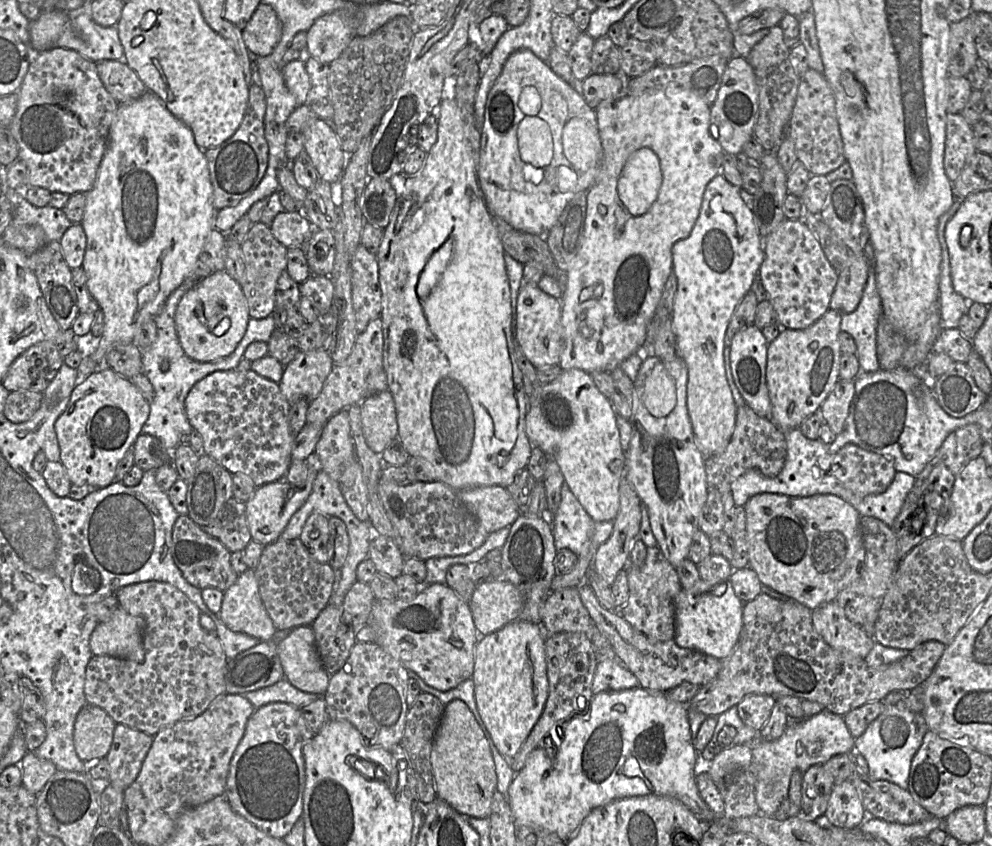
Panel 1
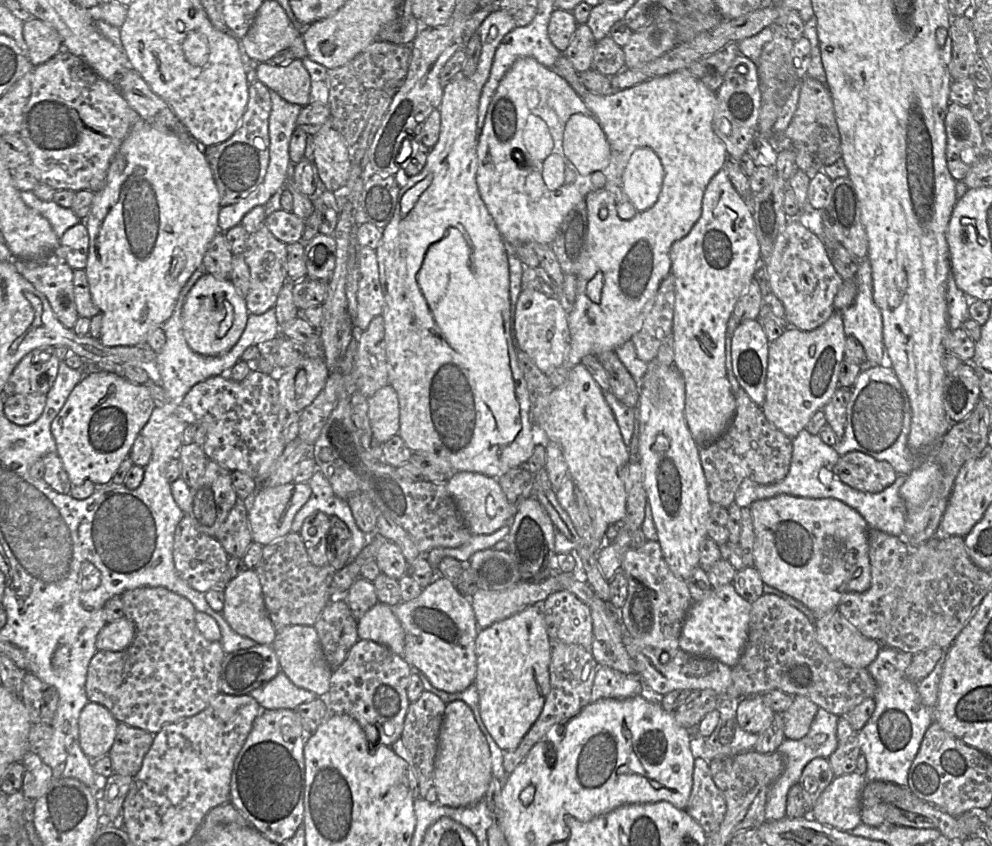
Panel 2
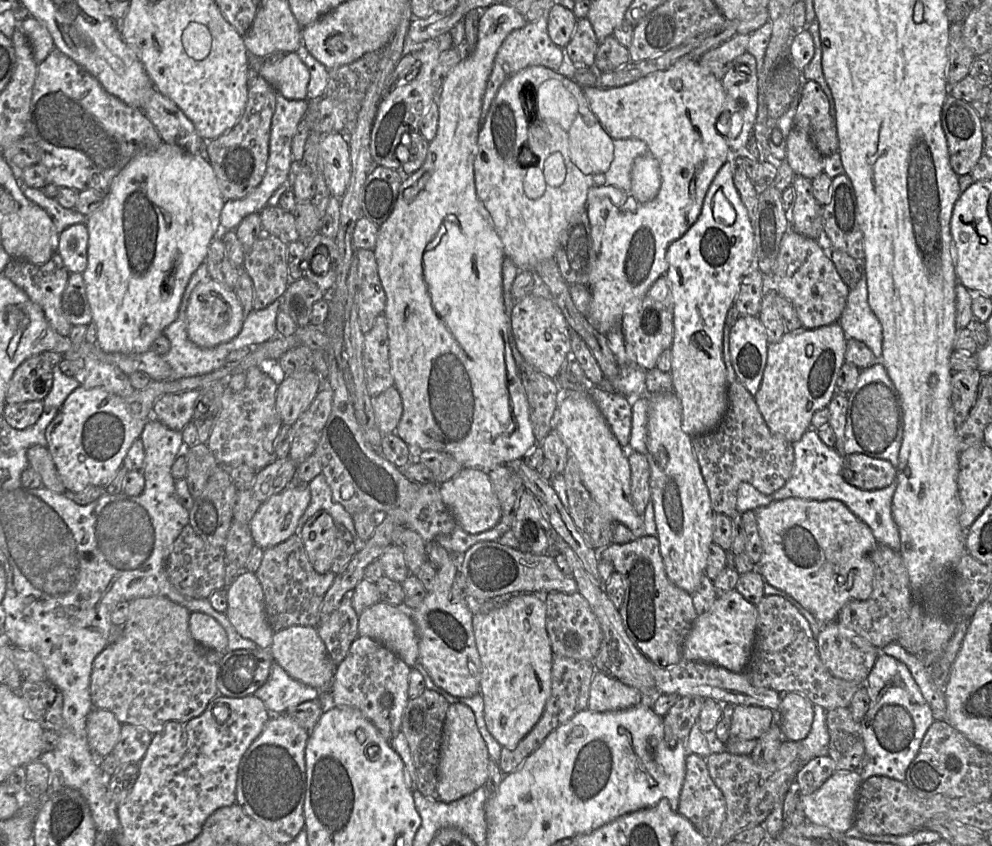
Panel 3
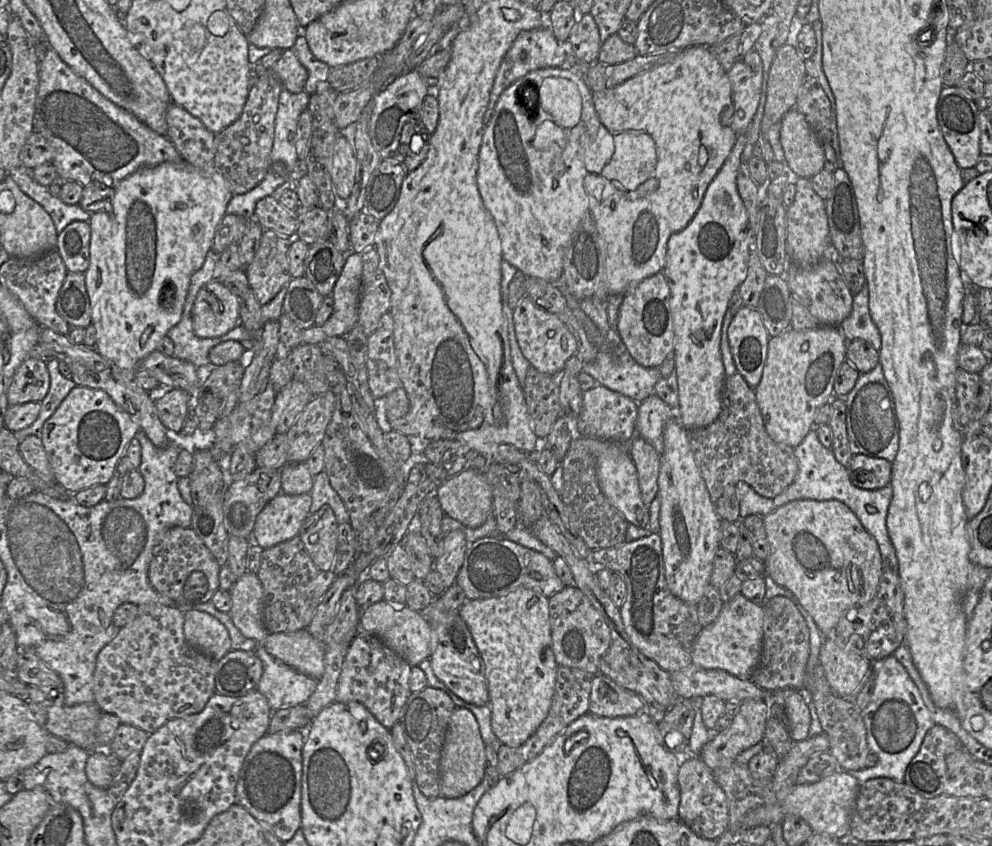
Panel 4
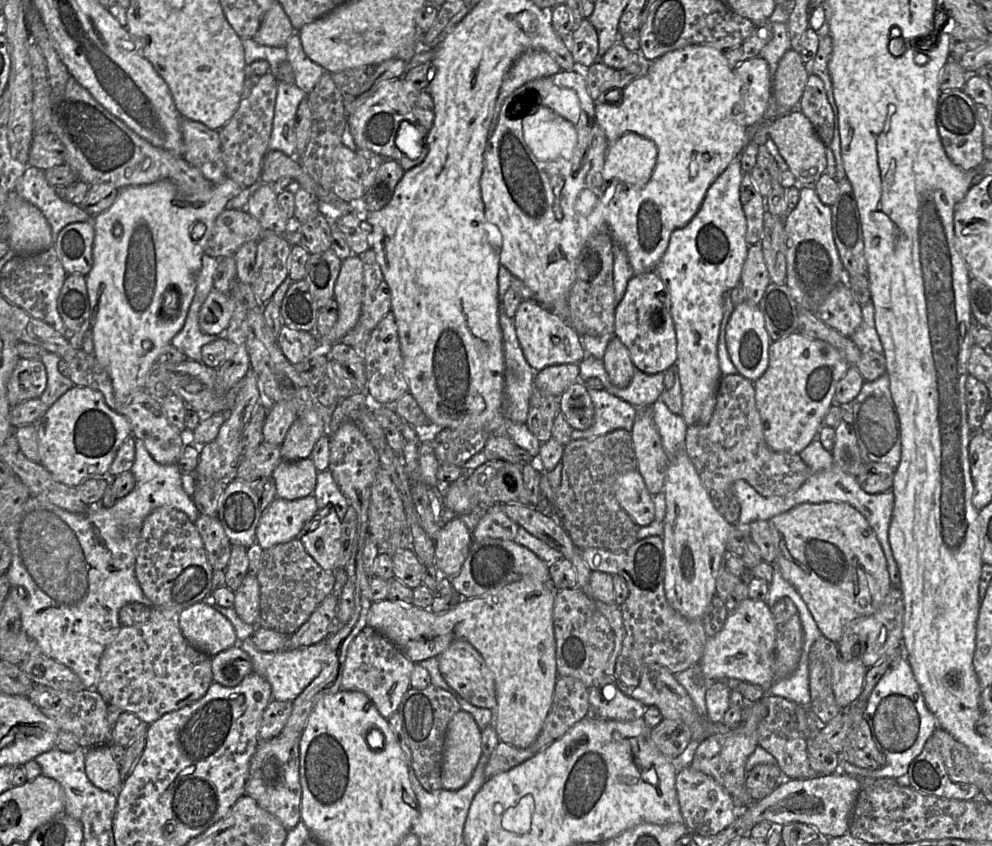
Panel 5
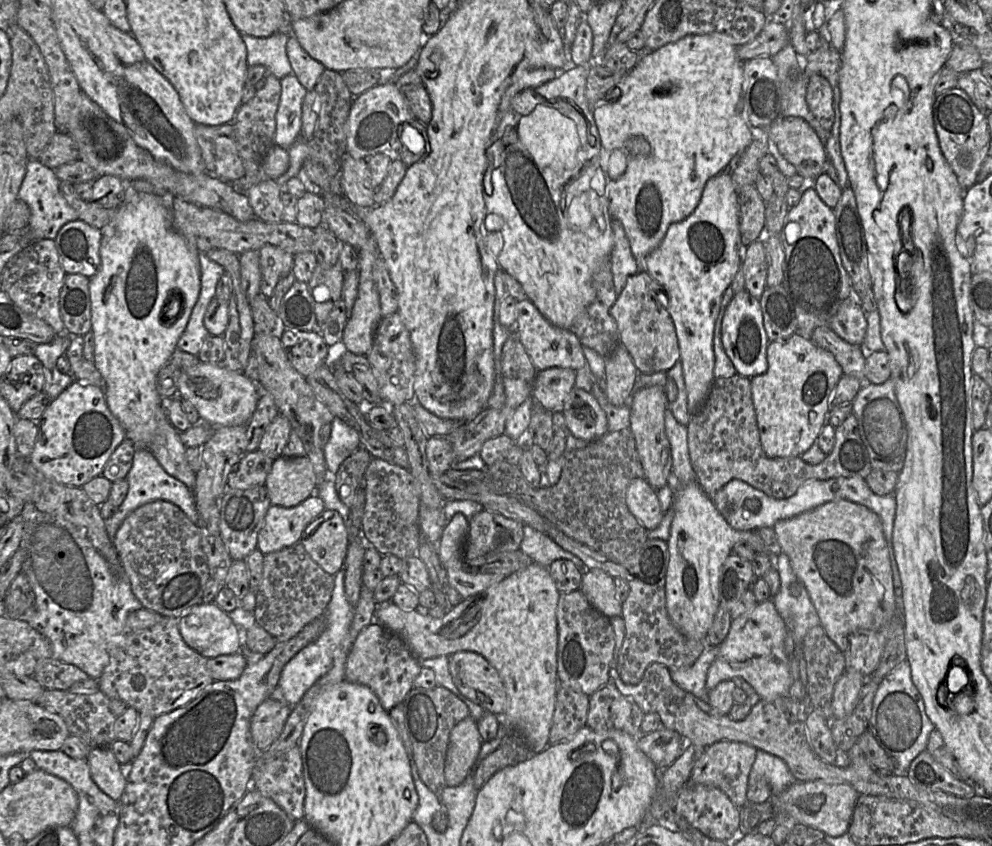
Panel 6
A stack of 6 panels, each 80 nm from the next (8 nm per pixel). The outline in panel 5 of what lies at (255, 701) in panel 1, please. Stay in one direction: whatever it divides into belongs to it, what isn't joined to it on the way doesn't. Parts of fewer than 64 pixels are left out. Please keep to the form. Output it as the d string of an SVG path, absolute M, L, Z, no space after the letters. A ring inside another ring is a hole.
M328 636L319 643L292 651L262 652L257 649L252 638L246 638L238 645L250 656L253 671L269 682L273 699L292 702L320 674L327 659L327 638Z

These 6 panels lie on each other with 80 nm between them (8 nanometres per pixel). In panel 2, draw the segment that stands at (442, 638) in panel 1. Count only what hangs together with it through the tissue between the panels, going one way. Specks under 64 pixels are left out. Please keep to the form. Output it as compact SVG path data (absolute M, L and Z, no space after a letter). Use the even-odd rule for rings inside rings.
M444 577L436 579L414 600L390 606L405 632L403 659L420 670L435 688L447 693L459 693L475 684L477 658L475 643L479 627L471 600L459 593L454 584Z

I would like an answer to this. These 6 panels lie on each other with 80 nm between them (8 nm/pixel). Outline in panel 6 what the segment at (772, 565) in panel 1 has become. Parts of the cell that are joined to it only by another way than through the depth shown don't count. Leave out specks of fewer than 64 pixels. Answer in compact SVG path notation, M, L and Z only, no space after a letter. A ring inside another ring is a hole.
M839 499L827 502L821 506L818 506L815 509L801 513L795 517L779 520L775 523L773 529L776 533L778 542L781 547L781 551L788 556L794 574L806 588L820 619L820 624L825 630L825 633L843 653L849 648L850 634L862 630L876 630L884 626L896 615L897 598L895 595L893 584L893 573L891 567L890 553L883 532L881 519L875 512L861 504L851 502L845 499Z

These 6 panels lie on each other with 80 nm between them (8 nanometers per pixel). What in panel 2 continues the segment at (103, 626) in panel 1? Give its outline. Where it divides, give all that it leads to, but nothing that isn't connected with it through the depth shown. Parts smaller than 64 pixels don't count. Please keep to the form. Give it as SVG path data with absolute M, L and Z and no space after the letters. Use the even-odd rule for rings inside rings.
M125 616L107 623L97 634L96 648L98 651L122 651L135 637L135 626Z

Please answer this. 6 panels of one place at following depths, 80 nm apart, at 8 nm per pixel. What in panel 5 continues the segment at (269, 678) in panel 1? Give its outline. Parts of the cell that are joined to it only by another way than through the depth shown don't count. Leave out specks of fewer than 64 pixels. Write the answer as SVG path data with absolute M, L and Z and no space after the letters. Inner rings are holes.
M239 645L211 657L213 680L225 687L237 686L253 672L250 656Z

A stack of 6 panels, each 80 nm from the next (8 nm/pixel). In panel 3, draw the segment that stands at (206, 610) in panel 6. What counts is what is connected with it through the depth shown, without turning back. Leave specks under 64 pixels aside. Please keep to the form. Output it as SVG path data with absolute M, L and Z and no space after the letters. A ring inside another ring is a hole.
M199 611L191 612L188 627L192 638L202 646L228 652L226 632L212 616Z

